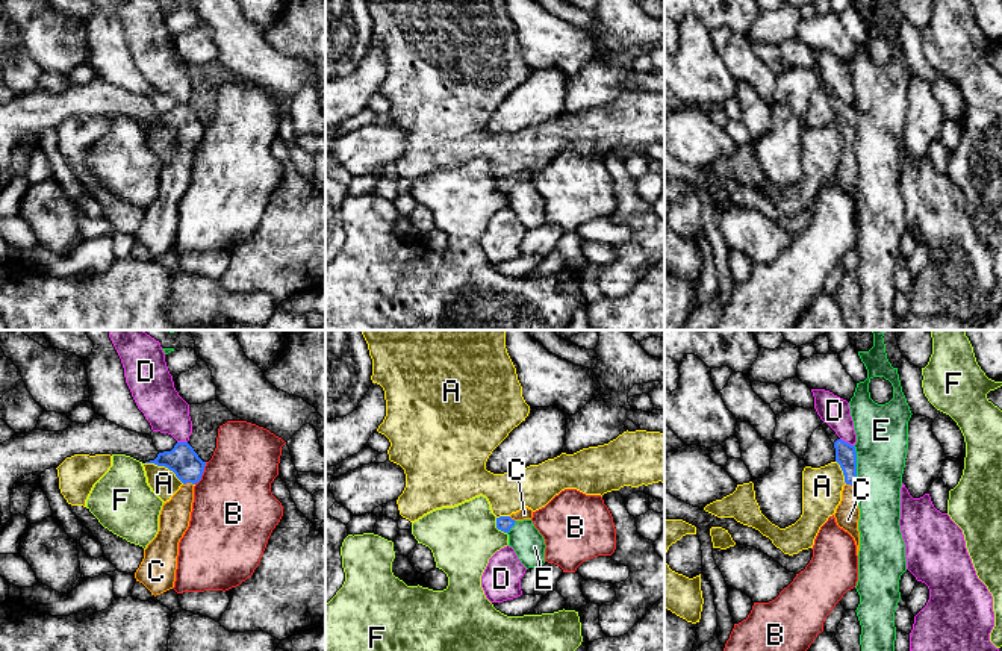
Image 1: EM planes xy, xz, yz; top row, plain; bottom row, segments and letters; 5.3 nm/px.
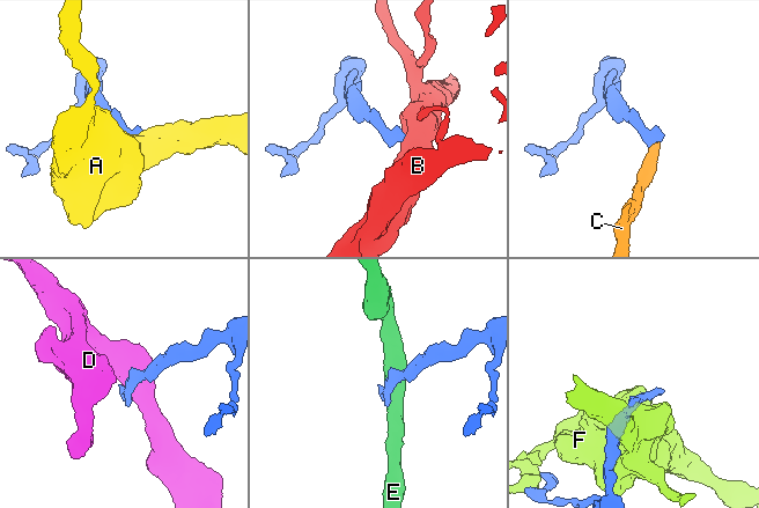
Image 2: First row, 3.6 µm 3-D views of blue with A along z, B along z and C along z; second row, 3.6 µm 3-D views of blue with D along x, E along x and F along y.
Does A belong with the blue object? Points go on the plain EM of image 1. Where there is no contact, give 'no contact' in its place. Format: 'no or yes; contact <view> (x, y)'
no; contact xy (165, 127)

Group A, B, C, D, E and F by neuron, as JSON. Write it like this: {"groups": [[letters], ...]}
{"groups": [["A"], ["B"], ["C"], ["D"], ["E"], ["F"]]}

